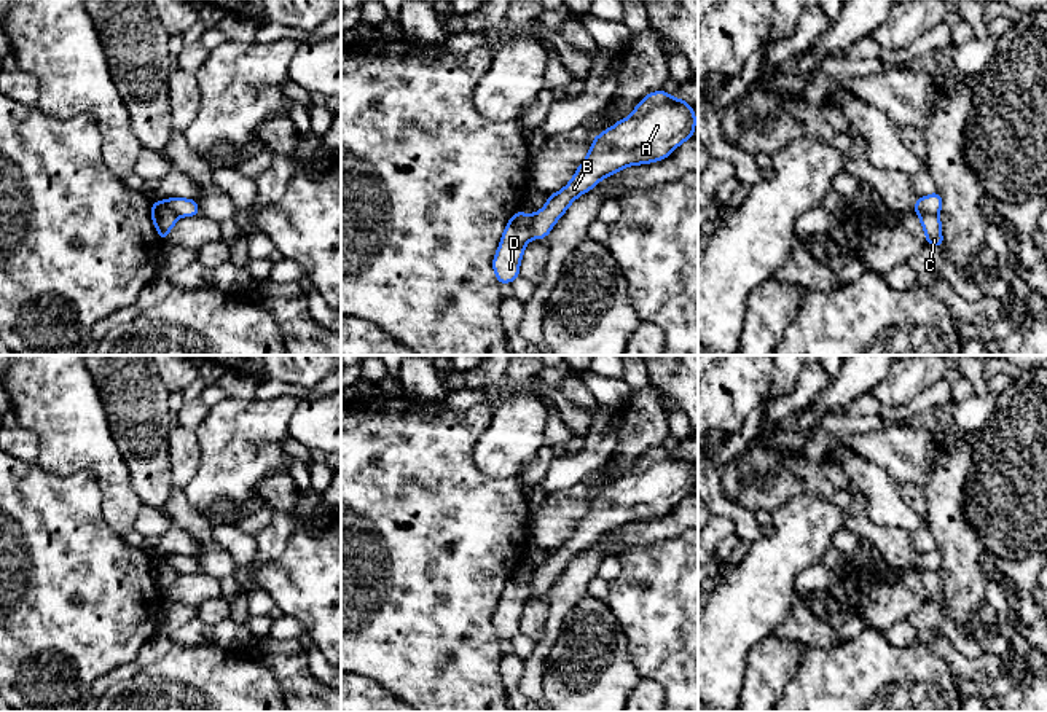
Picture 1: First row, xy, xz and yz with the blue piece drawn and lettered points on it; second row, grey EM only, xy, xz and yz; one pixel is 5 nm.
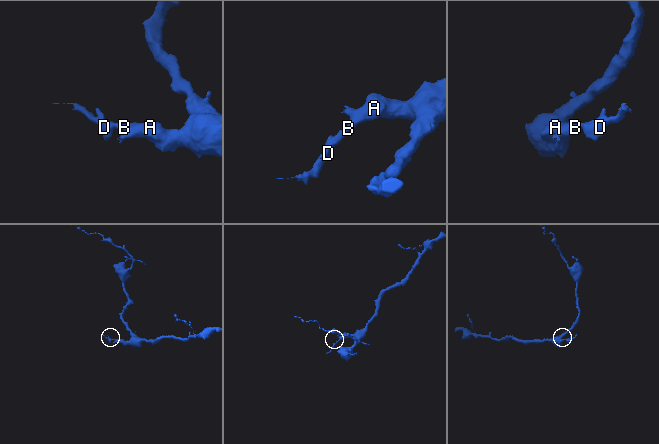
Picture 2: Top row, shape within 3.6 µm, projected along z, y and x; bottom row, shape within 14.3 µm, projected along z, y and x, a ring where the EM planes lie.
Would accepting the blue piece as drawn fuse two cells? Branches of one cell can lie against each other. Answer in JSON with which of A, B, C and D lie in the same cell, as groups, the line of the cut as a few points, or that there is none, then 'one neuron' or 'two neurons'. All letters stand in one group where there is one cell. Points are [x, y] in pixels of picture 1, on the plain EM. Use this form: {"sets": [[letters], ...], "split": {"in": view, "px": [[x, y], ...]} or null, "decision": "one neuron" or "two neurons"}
{"sets": [["A", "B"], ["C", "D"]], "split": {"in": "xz", "px": [[531, 572], [529, 594]]}, "decision": "two neurons"}

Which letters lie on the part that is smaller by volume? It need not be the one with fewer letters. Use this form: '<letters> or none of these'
C, D

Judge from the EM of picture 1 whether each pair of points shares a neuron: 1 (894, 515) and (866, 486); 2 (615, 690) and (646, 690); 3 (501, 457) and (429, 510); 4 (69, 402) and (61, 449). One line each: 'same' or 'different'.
1: same
2: different
3: different
4: same

